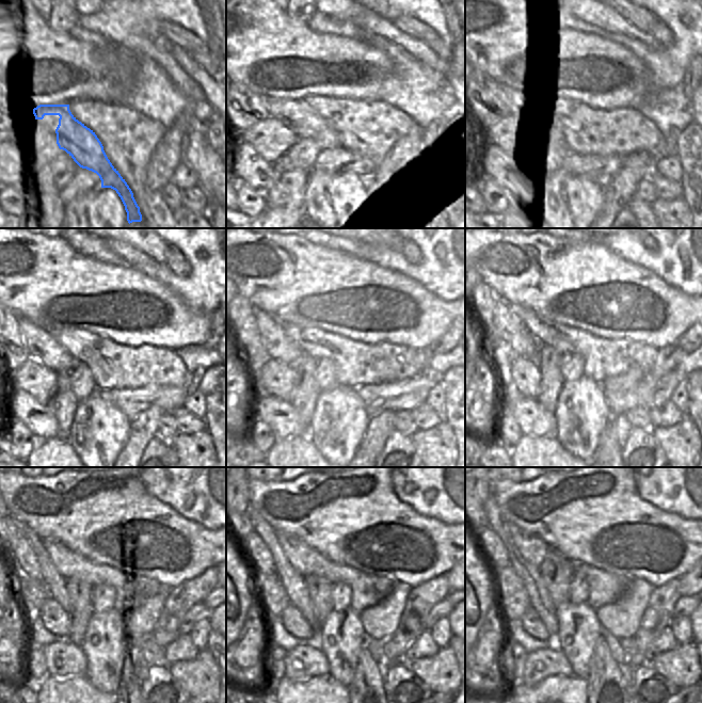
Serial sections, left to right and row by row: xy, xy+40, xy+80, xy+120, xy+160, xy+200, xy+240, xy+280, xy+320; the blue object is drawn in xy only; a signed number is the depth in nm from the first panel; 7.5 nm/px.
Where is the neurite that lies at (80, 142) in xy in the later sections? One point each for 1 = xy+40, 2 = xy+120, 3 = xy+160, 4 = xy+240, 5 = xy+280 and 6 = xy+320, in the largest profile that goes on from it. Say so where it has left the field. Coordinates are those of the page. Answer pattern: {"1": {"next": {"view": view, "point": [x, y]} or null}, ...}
{"1": {"next": {"view": "xy+40", "point": [310, 126]}}, "2": {"next": {"view": "xy+120", "point": [38, 342]}}, "3": {"next": {"view": "xy+160", "point": [277, 342]}}, "4": {"next": {"view": "xy+240", "point": [24, 560]}}, "5": {"next": {"view": "xy+280", "point": [260, 558]}}, "6": {"next": {"view": "xy+320", "point": [493, 547]}}}

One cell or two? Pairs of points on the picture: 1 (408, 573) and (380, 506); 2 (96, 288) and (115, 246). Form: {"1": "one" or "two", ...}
{"1": "one", "2": "two"}

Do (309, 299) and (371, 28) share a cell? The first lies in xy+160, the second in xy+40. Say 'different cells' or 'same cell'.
different cells

